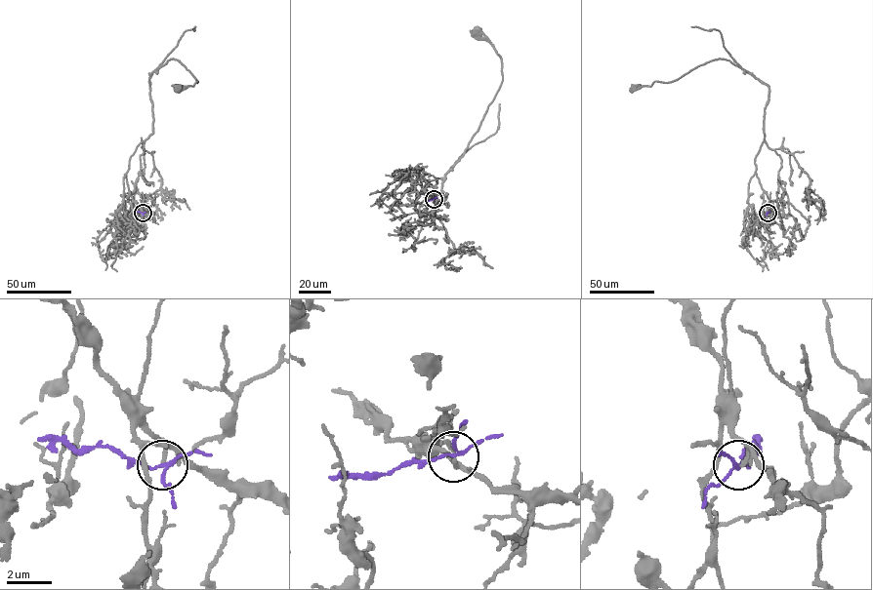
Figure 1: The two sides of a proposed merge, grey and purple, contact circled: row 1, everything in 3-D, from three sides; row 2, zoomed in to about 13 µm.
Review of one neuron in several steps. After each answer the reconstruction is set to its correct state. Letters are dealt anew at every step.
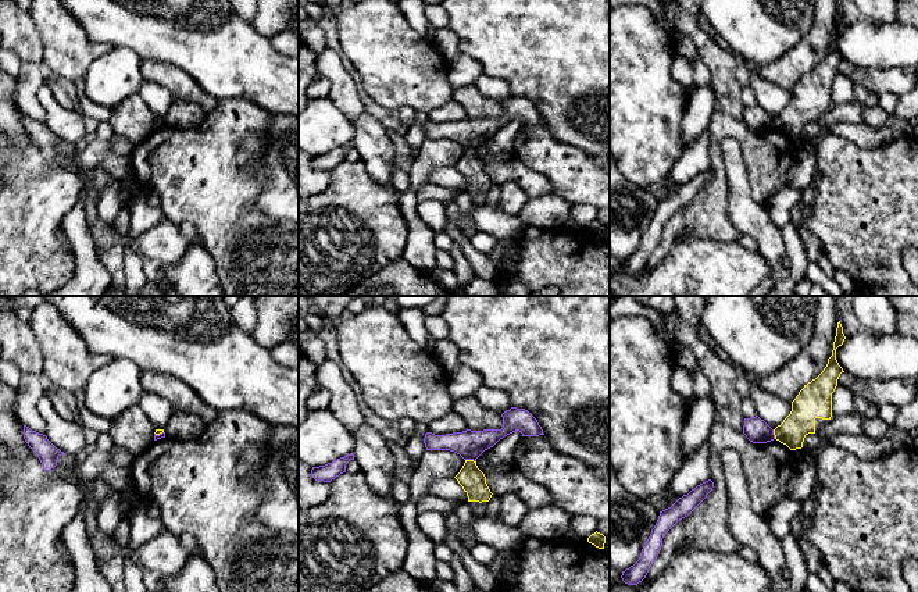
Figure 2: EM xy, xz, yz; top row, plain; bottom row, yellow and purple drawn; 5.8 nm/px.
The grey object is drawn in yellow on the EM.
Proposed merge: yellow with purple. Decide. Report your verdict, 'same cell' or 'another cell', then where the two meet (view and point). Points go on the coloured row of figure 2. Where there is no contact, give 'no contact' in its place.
another cell; meets yellow in xz at (471, 460)

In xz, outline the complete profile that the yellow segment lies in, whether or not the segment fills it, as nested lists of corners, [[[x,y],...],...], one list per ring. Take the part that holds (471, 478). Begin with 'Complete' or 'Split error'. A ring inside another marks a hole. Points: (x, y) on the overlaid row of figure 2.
Complete. [[[465,460],[460,472],[454,477],[467,492],[468,502],[489,502],[492,492],[486,484],[485,474],[478,468],[476,461]]]

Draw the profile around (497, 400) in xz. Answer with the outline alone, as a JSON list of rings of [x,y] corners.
[[[481,386],[474,397],[487,410],[493,410],[499,414],[503,414],[504,411],[510,410],[511,402],[506,392],[499,389],[492,389],[486,386]]]

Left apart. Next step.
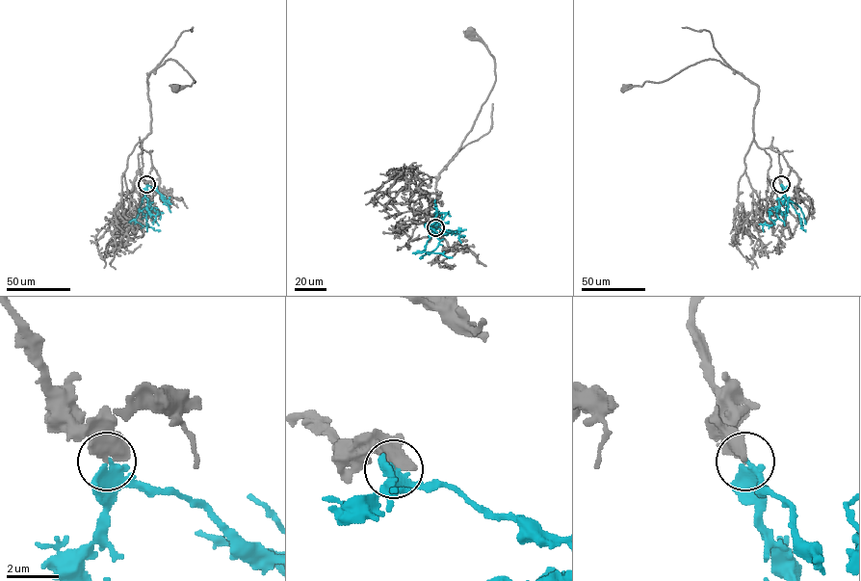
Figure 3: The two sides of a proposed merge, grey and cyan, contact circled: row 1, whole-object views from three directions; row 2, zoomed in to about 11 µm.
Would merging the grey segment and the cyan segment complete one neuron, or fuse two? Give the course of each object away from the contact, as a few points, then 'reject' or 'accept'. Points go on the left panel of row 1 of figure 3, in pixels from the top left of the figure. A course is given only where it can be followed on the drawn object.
grey runs (146, 184), (142, 174), (141, 147), (151, 132), (149, 73), (168, 59), (175, 61), (195, 81), (175, 88); cyan runs (146, 184), (139, 215), (134, 219), (160, 230); accept

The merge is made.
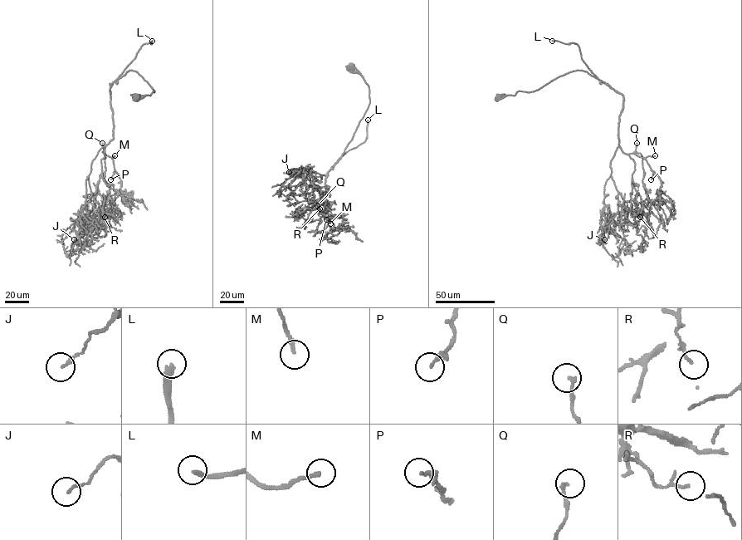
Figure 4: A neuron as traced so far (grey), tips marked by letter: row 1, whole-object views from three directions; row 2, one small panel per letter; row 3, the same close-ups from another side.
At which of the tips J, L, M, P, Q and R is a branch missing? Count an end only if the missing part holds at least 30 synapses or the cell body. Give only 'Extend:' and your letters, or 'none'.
Extend: L, M

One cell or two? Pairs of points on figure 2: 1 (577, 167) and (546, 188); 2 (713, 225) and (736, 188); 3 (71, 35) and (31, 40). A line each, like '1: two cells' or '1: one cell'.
1: two cells
2: two cells
3: two cells

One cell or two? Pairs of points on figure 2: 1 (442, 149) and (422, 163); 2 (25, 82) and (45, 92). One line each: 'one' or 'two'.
1: one
2: two

